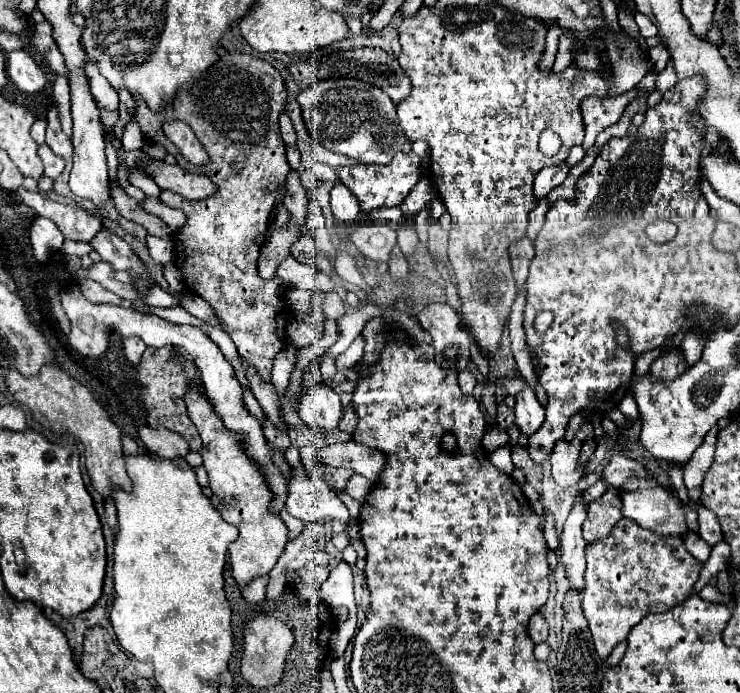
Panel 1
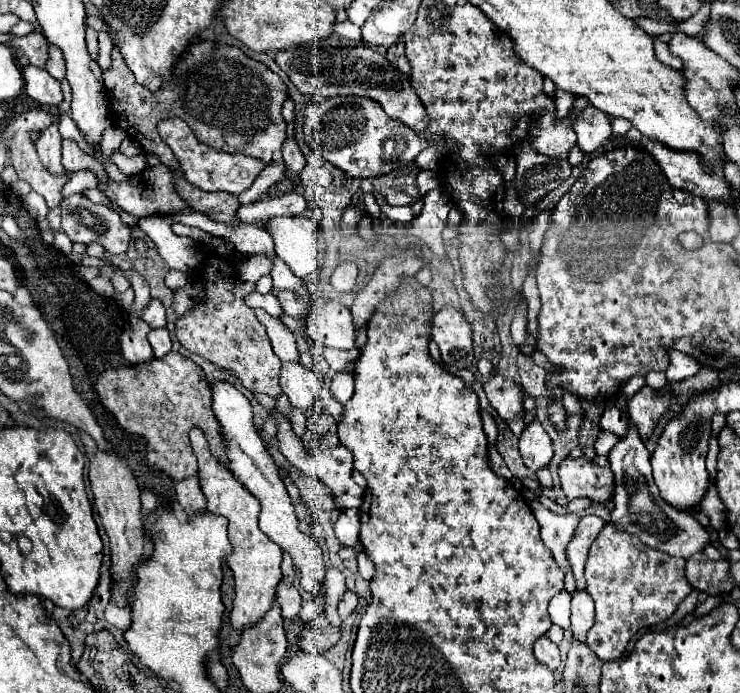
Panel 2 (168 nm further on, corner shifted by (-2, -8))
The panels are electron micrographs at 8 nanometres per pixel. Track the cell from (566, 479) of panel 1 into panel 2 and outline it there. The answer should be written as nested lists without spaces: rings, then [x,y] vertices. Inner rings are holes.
[[[586,457],[562,459],[558,467],[564,495],[572,501],[576,497],[588,497],[594,503],[606,503],[614,493],[614,475],[608,467],[598,467]]]

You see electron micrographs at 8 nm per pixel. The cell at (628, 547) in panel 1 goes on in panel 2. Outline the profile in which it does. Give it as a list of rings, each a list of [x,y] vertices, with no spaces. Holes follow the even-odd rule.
[[[608,523],[600,531],[600,535],[590,545],[590,553],[588,553],[588,561],[586,561],[586,591],[590,593],[590,597],[596,603],[596,619],[594,619],[592,629],[588,631],[586,643],[602,661],[620,659],[626,645],[630,643],[630,639],[642,627],[654,625],[652,619],[650,619],[650,623],[640,623],[640,621],[646,621],[648,617],[656,617],[656,623],[662,623],[676,611],[680,601],[692,591],[692,587],[688,585],[686,575],[684,575],[684,565],[686,565],[686,559],[678,559],[678,557],[670,557],[662,551],[654,551],[654,549],[646,547],[638,537],[616,529],[614,523]]]

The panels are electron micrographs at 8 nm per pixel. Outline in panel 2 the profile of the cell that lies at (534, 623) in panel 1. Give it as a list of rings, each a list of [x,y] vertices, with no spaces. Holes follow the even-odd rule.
[[[548,635],[540,637],[536,643],[534,643],[534,655],[540,663],[544,663],[546,667],[550,667],[552,671],[560,665],[560,651],[558,651],[558,645],[554,645]]]

